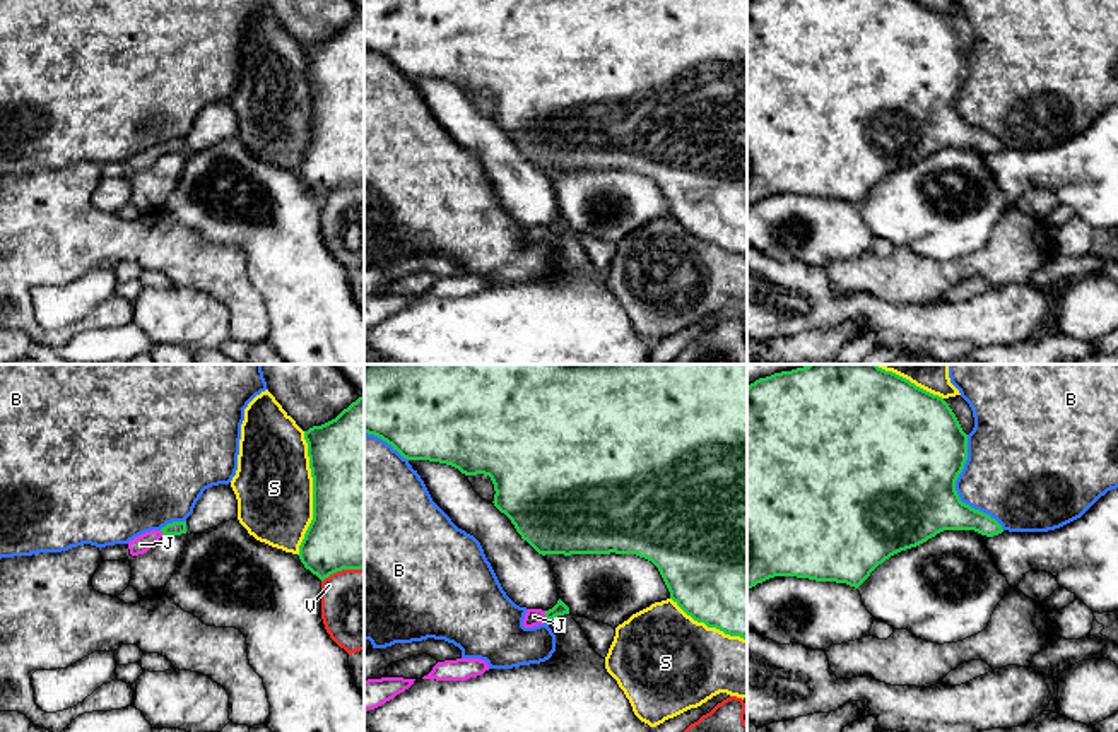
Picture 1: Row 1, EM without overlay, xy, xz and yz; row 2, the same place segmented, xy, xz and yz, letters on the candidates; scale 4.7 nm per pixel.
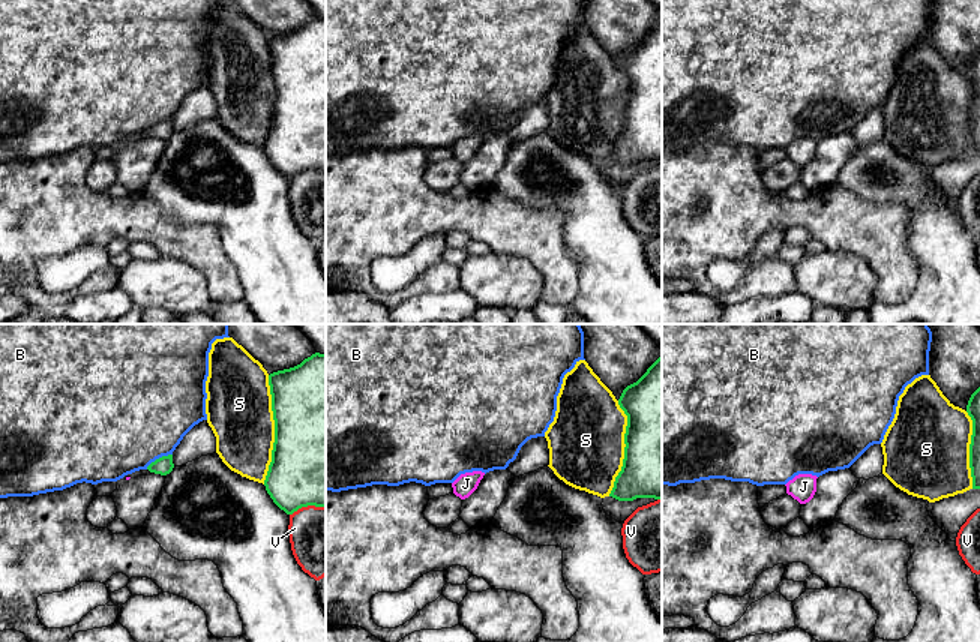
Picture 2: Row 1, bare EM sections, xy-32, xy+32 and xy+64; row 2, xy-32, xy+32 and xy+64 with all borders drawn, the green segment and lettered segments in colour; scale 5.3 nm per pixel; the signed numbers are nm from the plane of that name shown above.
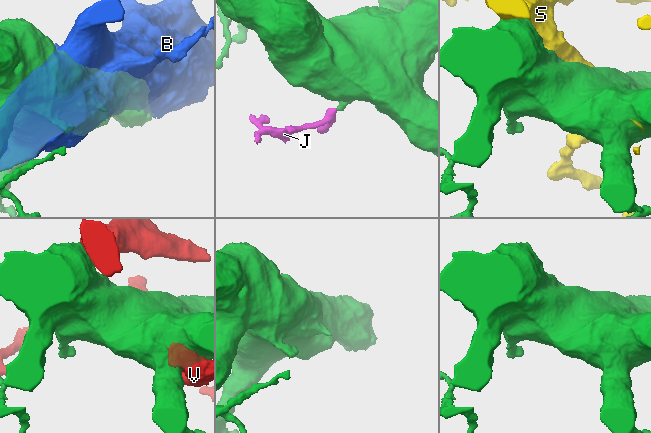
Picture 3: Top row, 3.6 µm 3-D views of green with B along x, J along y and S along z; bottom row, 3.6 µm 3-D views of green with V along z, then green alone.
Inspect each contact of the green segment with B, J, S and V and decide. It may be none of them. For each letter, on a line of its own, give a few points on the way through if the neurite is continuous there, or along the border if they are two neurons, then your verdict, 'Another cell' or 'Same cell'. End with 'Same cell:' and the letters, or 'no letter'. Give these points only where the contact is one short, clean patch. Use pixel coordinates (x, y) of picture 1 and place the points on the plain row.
B: Another cell
J: Path across: xz (559, 226), (546, 231), (534, 233). Same cell
S: Another cell
V: Another cell
Same cell: J

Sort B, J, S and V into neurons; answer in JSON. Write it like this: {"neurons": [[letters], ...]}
{"neurons": [["B"], ["J"], ["S"], ["V"]]}

